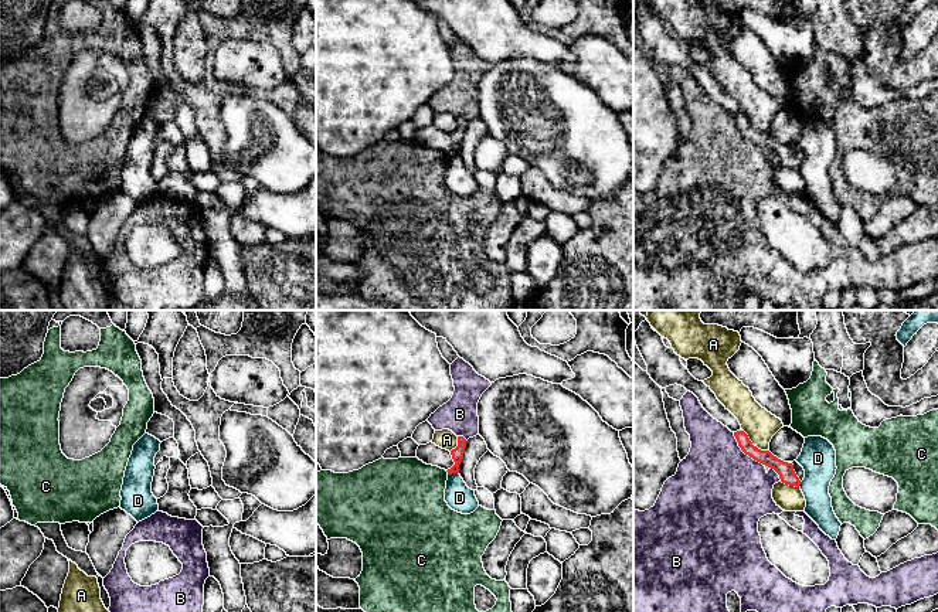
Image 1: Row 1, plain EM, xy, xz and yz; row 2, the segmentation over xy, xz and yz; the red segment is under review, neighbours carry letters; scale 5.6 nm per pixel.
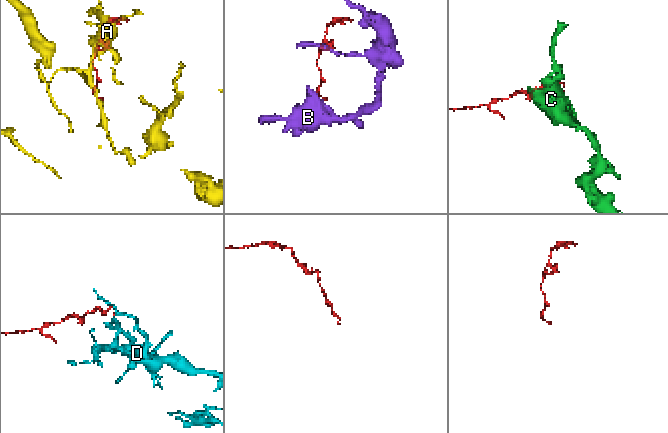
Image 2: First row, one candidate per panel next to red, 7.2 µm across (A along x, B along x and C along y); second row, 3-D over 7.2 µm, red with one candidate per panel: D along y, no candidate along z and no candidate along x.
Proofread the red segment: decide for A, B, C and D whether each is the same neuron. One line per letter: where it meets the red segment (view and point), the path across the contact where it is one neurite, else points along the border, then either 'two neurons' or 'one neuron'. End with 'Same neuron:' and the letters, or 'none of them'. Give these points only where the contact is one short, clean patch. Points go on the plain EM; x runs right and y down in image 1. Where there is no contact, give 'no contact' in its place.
A: meets red in yz at (751, 126); two neurons
B: meets red in yz at (744, 135); border along yz (733, 115), (737, 128), (763, 148); two neurons
C: meets red in xz at (447, 153); two neurons
D: meets red in xz at (452, 155); border along xz (458, 155), (448, 157); two neurons
Same neuron: none of them

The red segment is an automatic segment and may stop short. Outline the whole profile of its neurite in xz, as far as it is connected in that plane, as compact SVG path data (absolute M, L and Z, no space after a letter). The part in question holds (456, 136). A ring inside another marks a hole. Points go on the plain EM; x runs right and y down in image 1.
M458 119L458 129L451 133L455 147L446 153L448 157L459 156L459 147L463 142L465 130L466 130L466 122L463 119Z

